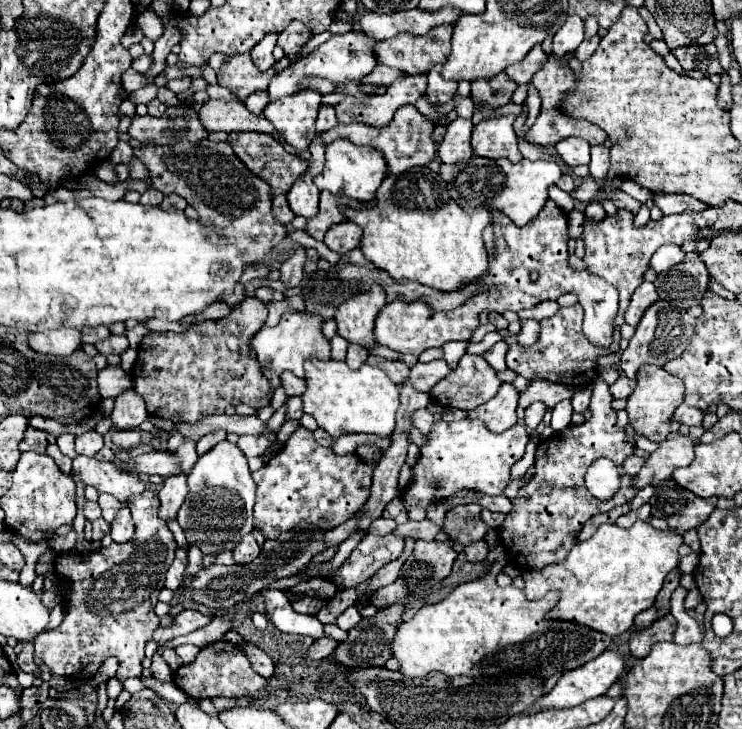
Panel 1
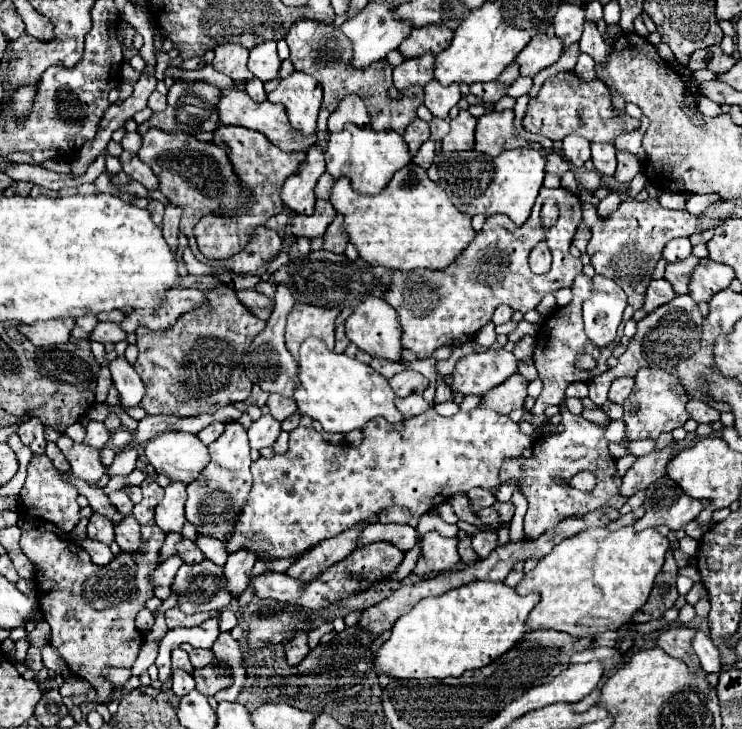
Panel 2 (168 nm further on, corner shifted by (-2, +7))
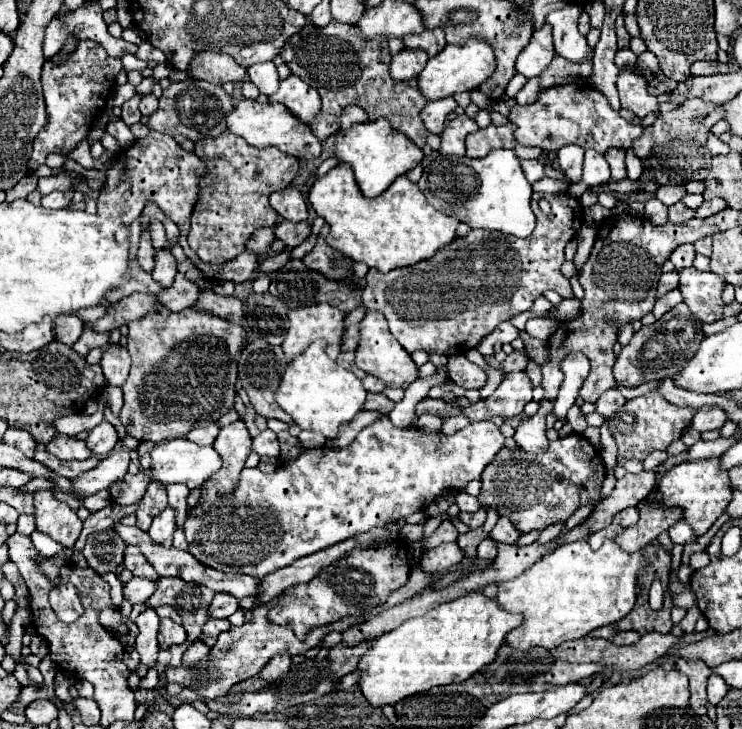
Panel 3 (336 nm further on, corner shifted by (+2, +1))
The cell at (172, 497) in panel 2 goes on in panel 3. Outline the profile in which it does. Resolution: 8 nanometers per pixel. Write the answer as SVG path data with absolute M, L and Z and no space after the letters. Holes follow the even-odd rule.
M168 506L166 510L162 510L162 514L158 514L154 520L152 520L152 526L148 530L148 536L162 544L162 546L172 546L172 536L174 536L174 530L176 530L176 514L174 514L174 508Z

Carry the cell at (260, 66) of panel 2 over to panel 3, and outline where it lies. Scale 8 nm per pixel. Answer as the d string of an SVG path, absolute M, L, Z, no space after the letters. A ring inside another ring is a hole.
M258 62L254 66L248 66L248 78L260 90L260 94L272 96L278 90L280 80L274 62Z

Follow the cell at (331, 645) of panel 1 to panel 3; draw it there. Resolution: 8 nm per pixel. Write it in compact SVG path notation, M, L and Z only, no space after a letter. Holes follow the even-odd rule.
M278 654L278 656L274 656L274 658L262 668L260 678L272 682L272 680L284 676L284 674L290 670L290 666L292 666L292 658L290 658L288 654Z

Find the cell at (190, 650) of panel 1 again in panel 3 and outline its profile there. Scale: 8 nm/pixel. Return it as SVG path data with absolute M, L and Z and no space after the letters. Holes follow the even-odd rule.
M196 640L182 656L182 666L194 666L198 664L202 658L206 658L210 654L210 648L202 642L202 640Z

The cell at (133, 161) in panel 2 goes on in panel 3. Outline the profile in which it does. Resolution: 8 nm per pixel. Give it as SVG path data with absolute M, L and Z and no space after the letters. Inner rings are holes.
M148 202L146 204L146 208L142 210L142 228L148 228L148 222L152 220L152 218L156 218L156 220L164 220L164 212L154 204L154 202Z

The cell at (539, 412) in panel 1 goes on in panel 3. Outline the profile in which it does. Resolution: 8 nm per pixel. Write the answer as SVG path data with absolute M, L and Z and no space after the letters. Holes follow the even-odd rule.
M610 216L608 220L602 222L596 244L592 248L592 254L578 274L580 284L586 290L586 296L582 300L582 314L577 319L560 322L559 328L548 340L550 364L546 362L541 366L543 377L541 386L545 391L544 400L540 402L540 410L532 418L522 420L514 434L516 444L530 454L542 454L542 450L546 450L546 446L548 446L546 414L552 412L563 381L560 362L564 360L564 356L568 356L570 352L582 352L590 358L592 370L590 370L590 376L586 378L584 386L580 388L580 396L586 402L596 402L602 396L602 392L612 388L616 382L612 376L612 366L616 360L612 346L616 344L618 326L612 326L610 322L600 320L600 314L612 316L612 320L618 324L628 324L632 320L640 320L642 316L652 312L652 306L656 300L656 284L658 284L660 272L662 272L658 268L668 260L672 250L680 244L696 242L720 228L718 220L712 222L708 218L704 218L704 220L692 218L686 224L664 224L664 226L656 226L646 218L630 218L630 220L632 222L628 222L628 226L622 226L622 228L620 228L616 216Z

